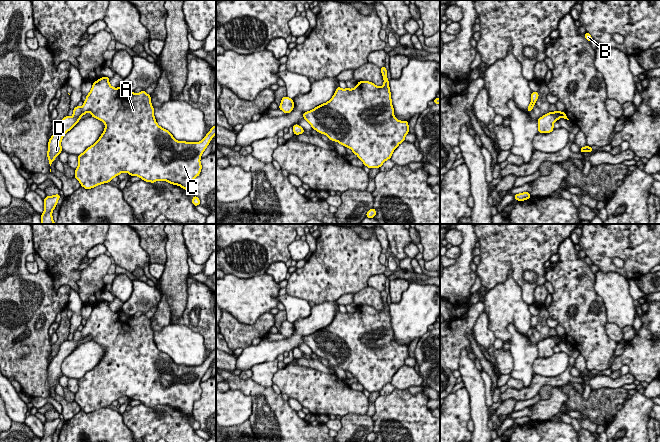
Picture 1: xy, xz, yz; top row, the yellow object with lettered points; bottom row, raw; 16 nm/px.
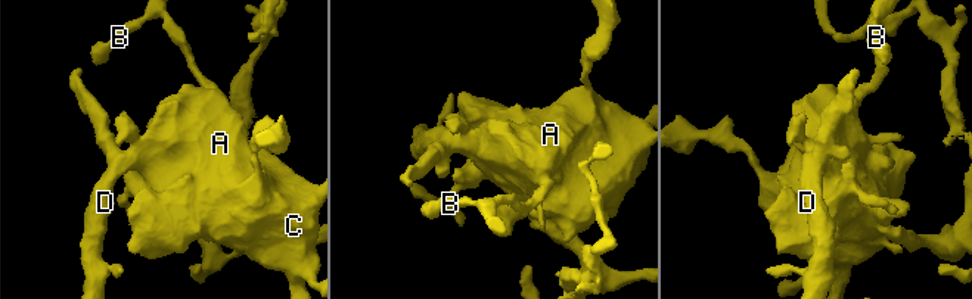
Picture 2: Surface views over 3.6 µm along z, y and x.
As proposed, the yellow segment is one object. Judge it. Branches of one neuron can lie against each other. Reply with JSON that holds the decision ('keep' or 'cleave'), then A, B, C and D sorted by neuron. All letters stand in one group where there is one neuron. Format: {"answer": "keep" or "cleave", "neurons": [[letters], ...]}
{"answer": "keep", "neurons": [["A", "B", "C", "D"]]}

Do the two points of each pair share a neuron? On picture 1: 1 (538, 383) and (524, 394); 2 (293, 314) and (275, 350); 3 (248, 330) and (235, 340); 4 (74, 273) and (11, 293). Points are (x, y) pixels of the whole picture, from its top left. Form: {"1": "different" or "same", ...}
{"1": "same", "2": "different", "3": "same", "4": "different"}

